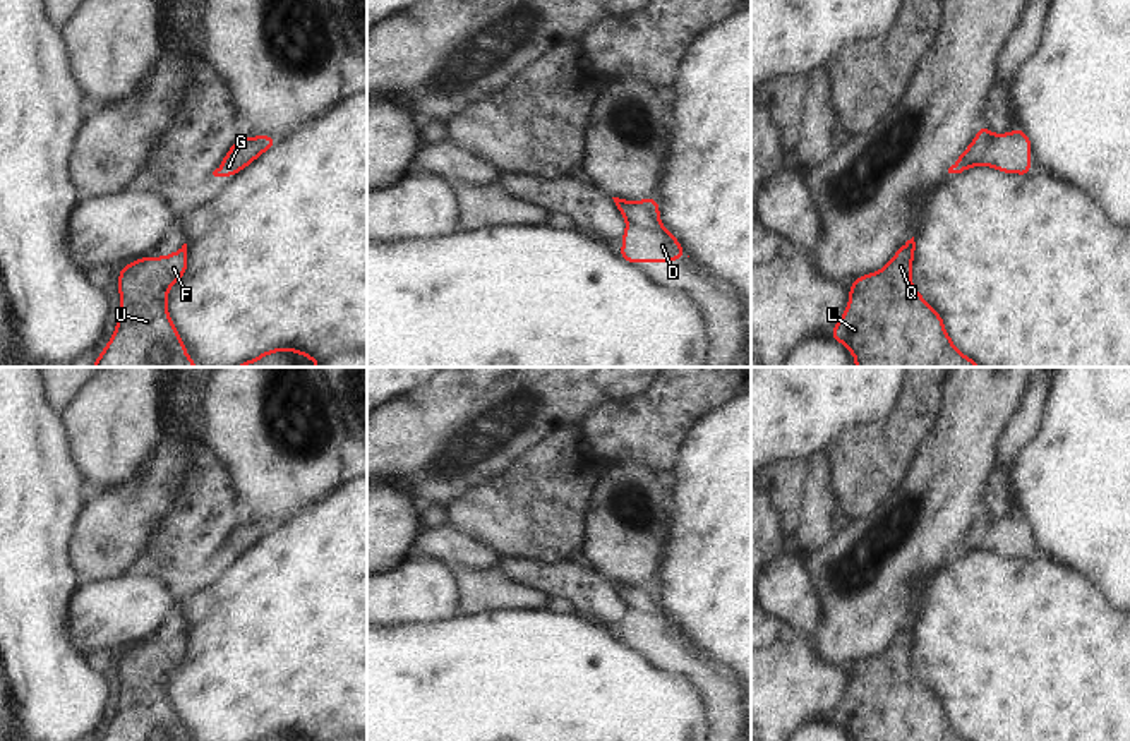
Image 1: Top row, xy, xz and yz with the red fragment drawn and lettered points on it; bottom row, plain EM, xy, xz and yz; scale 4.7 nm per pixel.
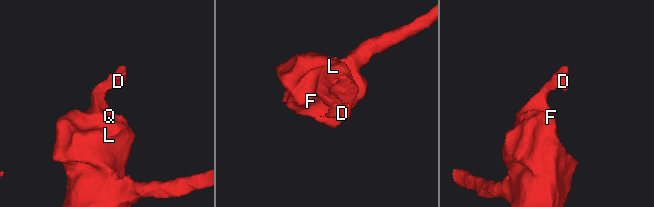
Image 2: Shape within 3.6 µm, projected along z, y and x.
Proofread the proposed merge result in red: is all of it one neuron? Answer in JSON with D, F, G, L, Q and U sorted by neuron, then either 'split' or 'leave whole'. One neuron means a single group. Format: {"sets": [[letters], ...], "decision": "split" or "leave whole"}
{"sets": [["D", "F", "G", "L", "Q", "U"]], "decision": "leave whole"}

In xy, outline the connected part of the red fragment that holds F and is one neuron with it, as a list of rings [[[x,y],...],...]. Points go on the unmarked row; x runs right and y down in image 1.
[[[187,628],[170,640],[135,643],[118,655],[120,700],[99,741],[189,741],[168,700],[168,674],[187,659]]]

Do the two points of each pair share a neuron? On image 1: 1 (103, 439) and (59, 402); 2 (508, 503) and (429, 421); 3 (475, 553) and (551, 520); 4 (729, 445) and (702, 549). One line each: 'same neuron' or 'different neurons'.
1: different neurons
2: different neurons
3: different neurons
4: same neuron

